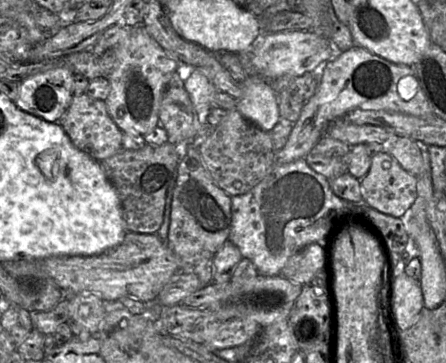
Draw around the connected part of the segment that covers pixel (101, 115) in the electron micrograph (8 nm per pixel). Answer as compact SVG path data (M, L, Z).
M86 94L74 95L58 123L76 148L98 162L115 155L123 148L122 131L111 119L103 100L93 99Z

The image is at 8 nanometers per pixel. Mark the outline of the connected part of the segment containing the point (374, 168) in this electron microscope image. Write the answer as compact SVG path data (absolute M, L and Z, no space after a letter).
M380 152L371 156L368 173L360 179L363 202L370 208L395 218L402 216L413 205L417 196L417 178L405 171L389 153Z

